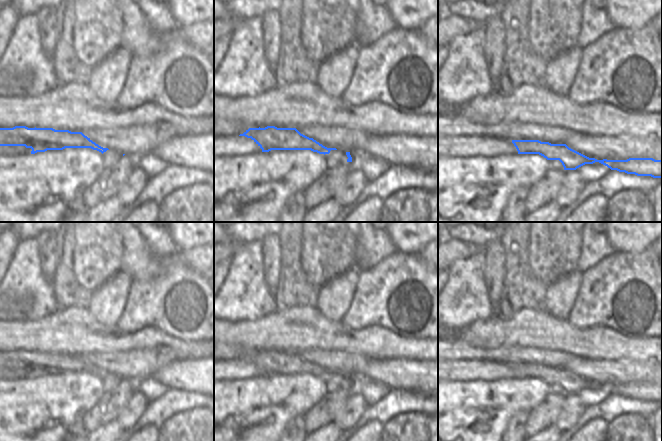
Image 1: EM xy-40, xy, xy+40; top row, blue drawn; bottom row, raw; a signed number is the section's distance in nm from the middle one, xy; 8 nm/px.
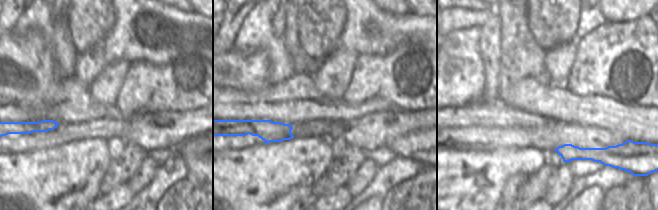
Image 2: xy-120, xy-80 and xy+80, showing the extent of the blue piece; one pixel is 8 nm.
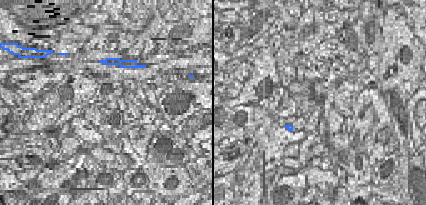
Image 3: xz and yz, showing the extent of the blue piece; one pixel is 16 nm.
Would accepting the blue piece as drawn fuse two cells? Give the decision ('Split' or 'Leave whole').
Leave whole.

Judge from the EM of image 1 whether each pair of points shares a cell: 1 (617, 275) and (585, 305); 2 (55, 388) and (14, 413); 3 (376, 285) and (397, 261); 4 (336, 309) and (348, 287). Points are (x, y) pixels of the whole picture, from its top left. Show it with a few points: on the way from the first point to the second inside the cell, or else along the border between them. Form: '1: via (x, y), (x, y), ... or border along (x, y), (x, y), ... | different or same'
1: via (609, 283), (593, 299) | same
2: via (45, 398), (33, 410), (24, 411) | same
3: via (381, 279), (393, 267) | same
4: via (336, 304), (336, 299), (343, 292) | same

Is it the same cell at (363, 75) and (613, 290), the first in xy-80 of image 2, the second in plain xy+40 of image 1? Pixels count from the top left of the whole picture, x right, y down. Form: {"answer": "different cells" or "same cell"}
{"answer": "same cell"}

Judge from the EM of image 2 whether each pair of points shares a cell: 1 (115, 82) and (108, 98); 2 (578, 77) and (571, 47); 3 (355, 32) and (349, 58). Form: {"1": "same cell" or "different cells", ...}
{"1": "same cell", "2": "different cells", "3": "different cells"}

